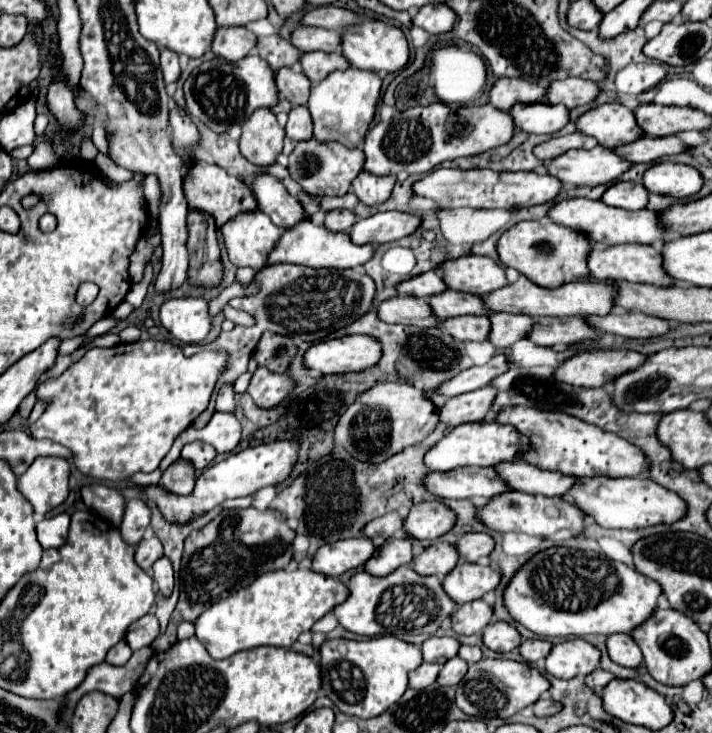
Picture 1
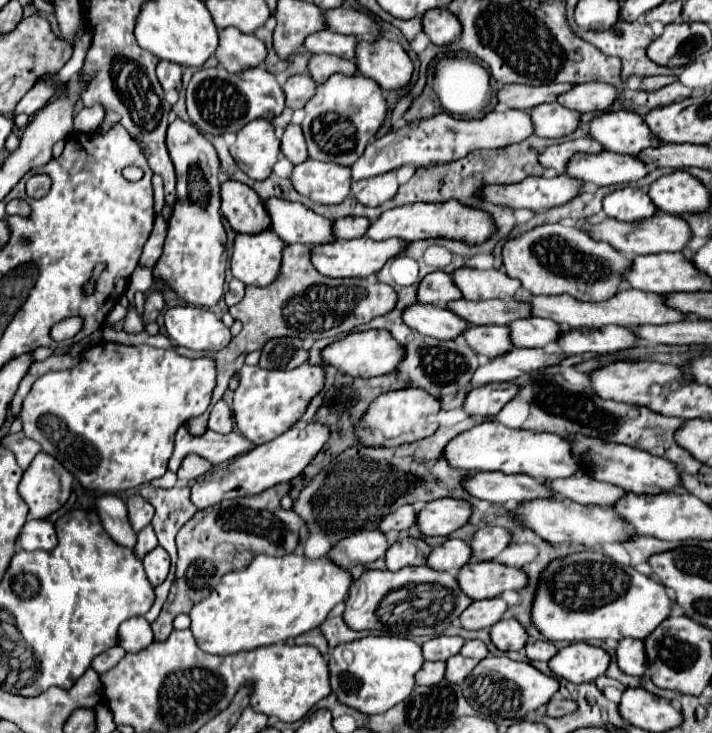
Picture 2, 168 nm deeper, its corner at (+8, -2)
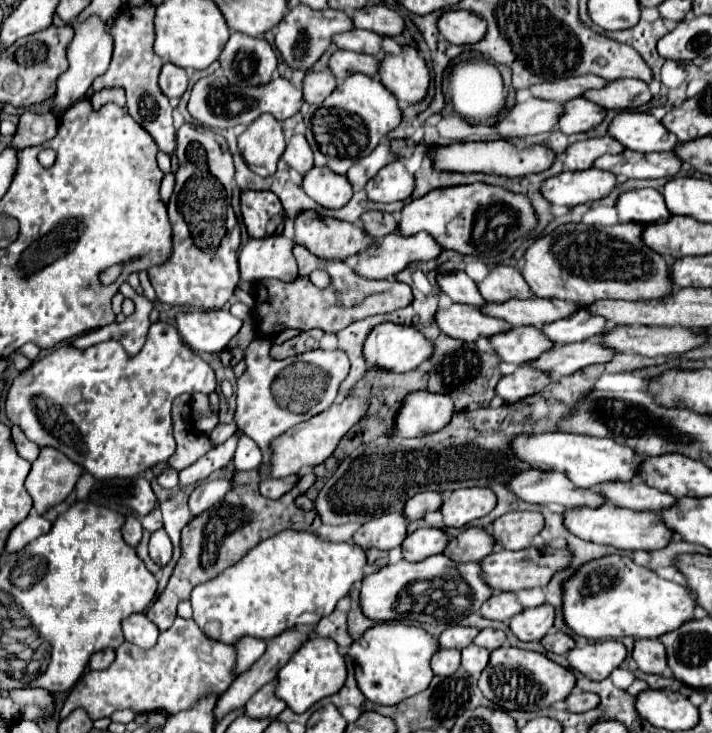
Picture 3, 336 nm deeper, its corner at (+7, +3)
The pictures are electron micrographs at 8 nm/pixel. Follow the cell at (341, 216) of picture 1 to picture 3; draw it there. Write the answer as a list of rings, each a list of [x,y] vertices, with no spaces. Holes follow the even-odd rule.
[[[379,210],[365,212],[361,216],[361,222],[363,222],[363,230],[369,232],[369,236],[373,236],[373,238],[387,236],[387,234],[395,232],[395,228],[397,228],[397,220],[391,214],[379,212]]]

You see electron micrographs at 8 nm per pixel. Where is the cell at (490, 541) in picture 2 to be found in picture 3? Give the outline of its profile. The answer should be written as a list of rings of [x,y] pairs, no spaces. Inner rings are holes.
[[[509,512],[491,524],[495,548],[523,550],[531,546],[531,538],[543,528],[541,512]]]

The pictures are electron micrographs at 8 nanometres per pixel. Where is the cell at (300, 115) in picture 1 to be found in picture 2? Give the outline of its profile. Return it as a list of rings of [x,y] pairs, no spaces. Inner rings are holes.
[[[288,125],[288,129],[284,131],[284,137],[282,137],[282,153],[294,165],[304,163],[308,159],[306,141],[304,141],[302,129],[298,125]]]

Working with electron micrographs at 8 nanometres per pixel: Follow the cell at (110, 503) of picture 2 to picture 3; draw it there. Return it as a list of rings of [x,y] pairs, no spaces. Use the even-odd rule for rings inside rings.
[[[127,516],[125,518],[125,524],[121,526],[121,534],[123,534],[123,540],[129,544],[129,546],[137,546],[139,540],[141,540],[141,534],[143,534],[143,528],[141,528],[141,522],[135,518],[135,516]]]

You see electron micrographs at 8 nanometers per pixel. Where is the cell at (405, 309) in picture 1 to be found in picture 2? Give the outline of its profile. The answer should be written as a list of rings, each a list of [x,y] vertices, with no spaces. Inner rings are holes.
[[[422,303],[408,307],[404,311],[404,321],[414,331],[444,341],[460,337],[462,329],[468,327],[468,323],[456,313],[450,313],[450,309],[442,309],[436,305],[422,305]]]

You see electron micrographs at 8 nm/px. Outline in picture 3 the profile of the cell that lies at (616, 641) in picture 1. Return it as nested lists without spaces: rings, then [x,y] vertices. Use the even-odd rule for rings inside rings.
[[[635,640],[633,660],[645,674],[663,674],[667,666],[665,648],[659,644],[659,640]]]

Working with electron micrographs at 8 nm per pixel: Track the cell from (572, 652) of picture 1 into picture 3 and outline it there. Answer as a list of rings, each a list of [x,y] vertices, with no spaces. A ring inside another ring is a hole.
[[[617,640],[593,642],[575,646],[567,652],[567,662],[573,670],[579,670],[589,680],[605,680],[627,656],[627,650]]]

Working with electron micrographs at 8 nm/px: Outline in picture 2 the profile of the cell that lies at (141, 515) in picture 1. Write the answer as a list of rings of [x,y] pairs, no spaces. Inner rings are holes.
[[[136,493],[136,495],[132,495],[128,499],[128,517],[130,517],[132,529],[140,531],[140,529],[144,529],[152,521],[154,509],[152,509],[152,505],[148,505],[148,501],[144,501],[144,497],[140,497]]]

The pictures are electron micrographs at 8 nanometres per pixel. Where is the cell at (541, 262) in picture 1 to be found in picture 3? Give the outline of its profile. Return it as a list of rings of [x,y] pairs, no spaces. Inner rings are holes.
[[[563,224],[553,234],[535,238],[523,254],[523,278],[539,298],[559,298],[589,304],[599,298],[653,300],[673,292],[665,280],[665,260],[641,244],[641,224],[587,226]]]

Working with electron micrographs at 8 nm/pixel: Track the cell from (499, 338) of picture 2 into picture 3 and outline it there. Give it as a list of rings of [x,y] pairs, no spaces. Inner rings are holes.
[[[517,326],[499,334],[489,336],[489,344],[503,362],[523,366],[527,360],[535,360],[541,352],[549,350],[549,342],[535,326]]]

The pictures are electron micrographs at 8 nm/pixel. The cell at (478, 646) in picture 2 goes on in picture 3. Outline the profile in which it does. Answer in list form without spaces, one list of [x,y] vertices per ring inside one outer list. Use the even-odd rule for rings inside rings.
[[[485,628],[477,634],[477,638],[473,640],[473,644],[481,646],[481,648],[489,648],[489,650],[495,650],[495,648],[501,648],[503,644],[507,642],[507,636],[503,630],[493,630],[493,628]]]

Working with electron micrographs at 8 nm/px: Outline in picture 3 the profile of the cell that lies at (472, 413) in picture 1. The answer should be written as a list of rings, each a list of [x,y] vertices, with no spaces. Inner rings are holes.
[[[521,366],[513,374],[507,374],[497,382],[495,394],[501,396],[505,404],[513,404],[513,402],[523,400],[525,396],[537,394],[549,382],[551,382],[549,374]]]

